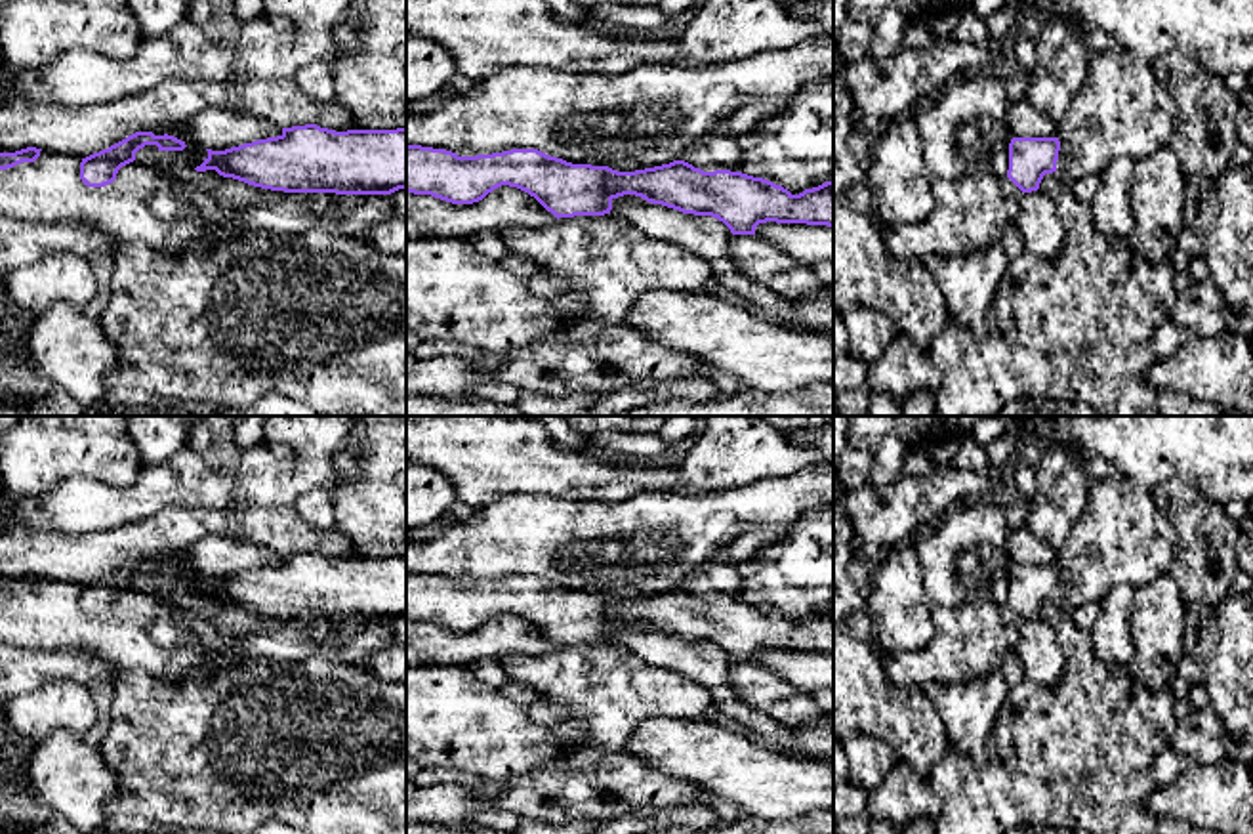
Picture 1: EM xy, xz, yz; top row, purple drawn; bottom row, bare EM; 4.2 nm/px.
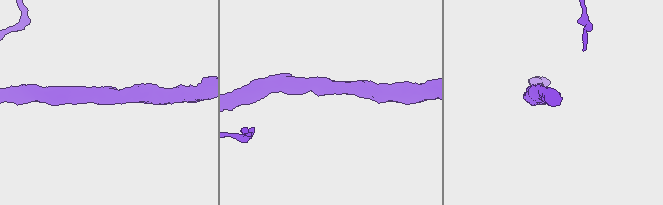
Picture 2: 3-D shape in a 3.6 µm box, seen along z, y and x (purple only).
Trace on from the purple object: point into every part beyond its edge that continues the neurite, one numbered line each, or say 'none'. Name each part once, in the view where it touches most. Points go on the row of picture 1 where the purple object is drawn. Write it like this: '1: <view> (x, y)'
none

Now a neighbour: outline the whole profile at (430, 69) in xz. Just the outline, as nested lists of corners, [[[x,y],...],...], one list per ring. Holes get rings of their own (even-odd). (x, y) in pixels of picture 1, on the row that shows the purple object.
[[[406,32],[406,103],[442,92],[456,76],[456,63],[444,48]]]

